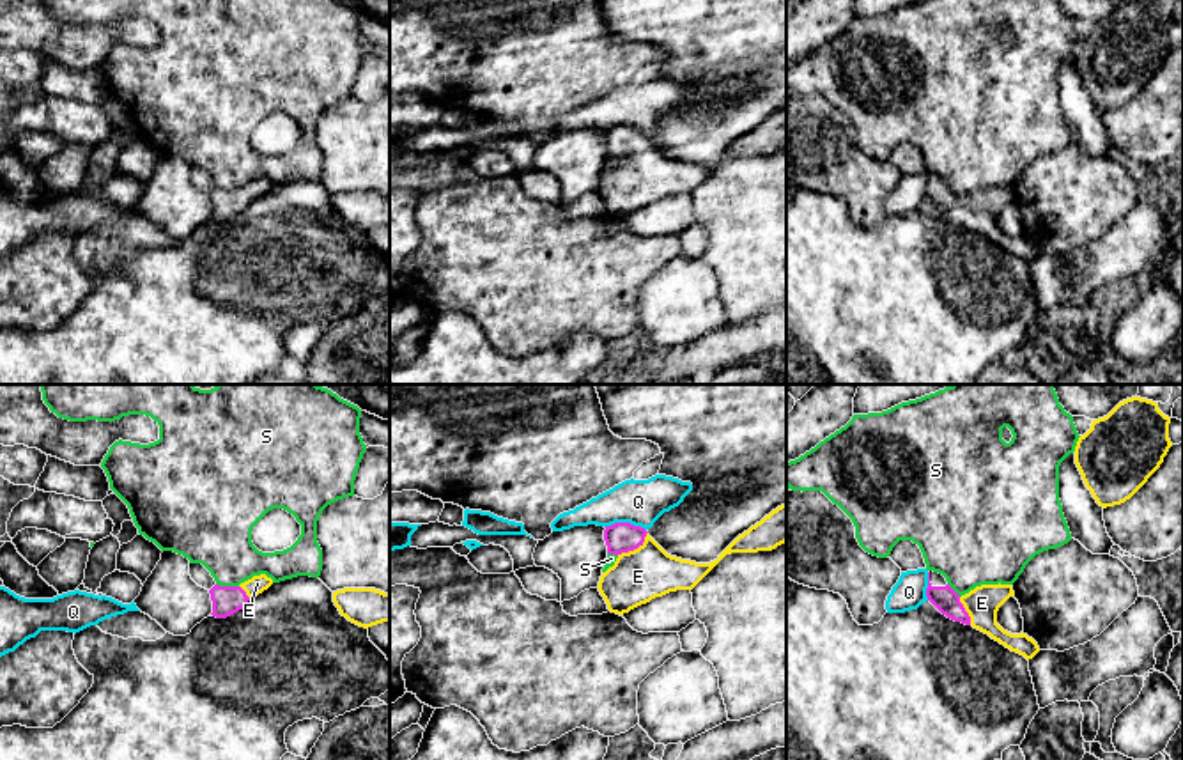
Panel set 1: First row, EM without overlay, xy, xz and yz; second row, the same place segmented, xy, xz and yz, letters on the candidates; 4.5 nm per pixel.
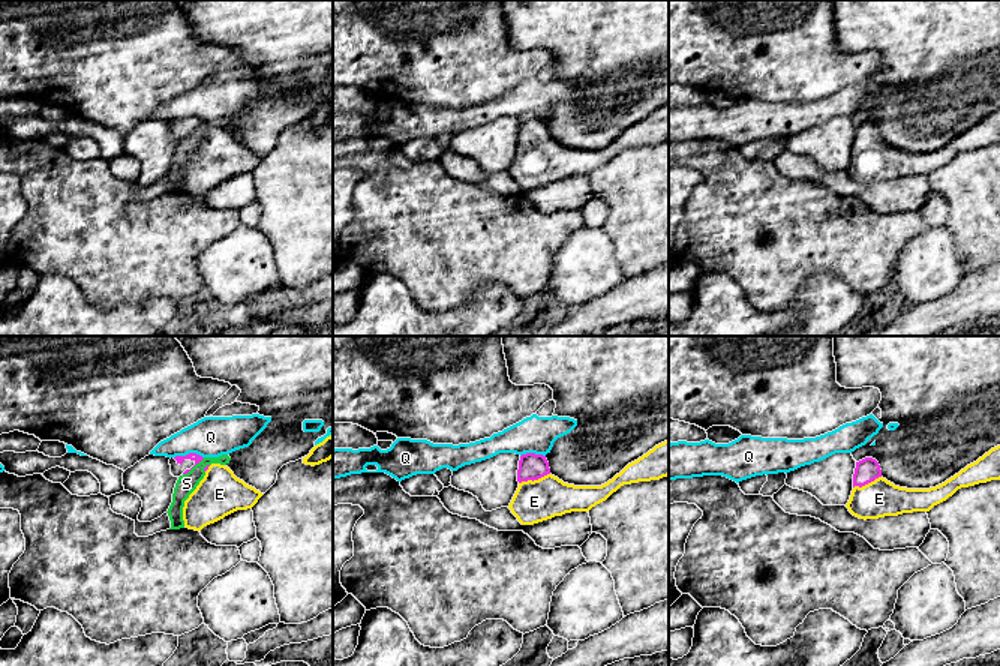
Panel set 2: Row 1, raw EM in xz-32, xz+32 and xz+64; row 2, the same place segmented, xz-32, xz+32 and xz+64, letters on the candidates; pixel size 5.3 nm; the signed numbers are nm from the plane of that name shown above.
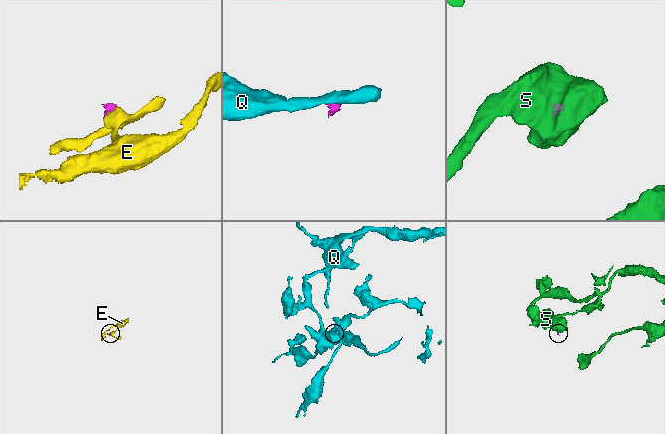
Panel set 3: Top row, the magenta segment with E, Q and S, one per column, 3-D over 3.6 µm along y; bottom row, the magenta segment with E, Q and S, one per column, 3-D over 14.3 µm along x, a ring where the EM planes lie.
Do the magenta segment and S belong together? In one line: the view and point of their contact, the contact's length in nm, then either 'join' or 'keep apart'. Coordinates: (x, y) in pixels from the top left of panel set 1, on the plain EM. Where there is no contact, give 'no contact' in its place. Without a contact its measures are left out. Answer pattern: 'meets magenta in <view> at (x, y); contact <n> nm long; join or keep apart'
meets magenta in xy at (227, 190); contact 110 nm long; keep apart

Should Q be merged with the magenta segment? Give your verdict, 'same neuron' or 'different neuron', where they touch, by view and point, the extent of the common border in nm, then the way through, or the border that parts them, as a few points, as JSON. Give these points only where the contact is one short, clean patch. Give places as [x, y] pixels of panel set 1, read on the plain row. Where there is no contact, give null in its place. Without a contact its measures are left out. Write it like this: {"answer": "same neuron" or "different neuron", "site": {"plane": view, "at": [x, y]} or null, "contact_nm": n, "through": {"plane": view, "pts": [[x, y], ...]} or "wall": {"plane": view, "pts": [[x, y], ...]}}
{"answer": "different neuron", "site": {"plane": "xz", "at": [626, 126]}, "contact_nm": 190, "wall": {"plane": "xz", "pts": [[604, 130], [631, 126], [645, 133]]}}

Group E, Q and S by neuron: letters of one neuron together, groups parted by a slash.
E / Q / S

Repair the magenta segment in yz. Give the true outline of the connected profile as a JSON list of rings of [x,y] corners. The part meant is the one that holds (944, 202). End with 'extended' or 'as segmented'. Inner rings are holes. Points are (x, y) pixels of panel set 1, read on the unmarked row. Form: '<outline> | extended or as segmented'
[[[928,174],[926,200],[942,218],[972,229],[1029,264],[1040,255],[1038,246],[1024,236],[1011,237],[997,227],[999,211],[1013,198],[1011,188],[999,186],[976,190],[960,200],[942,177]]] | extended

